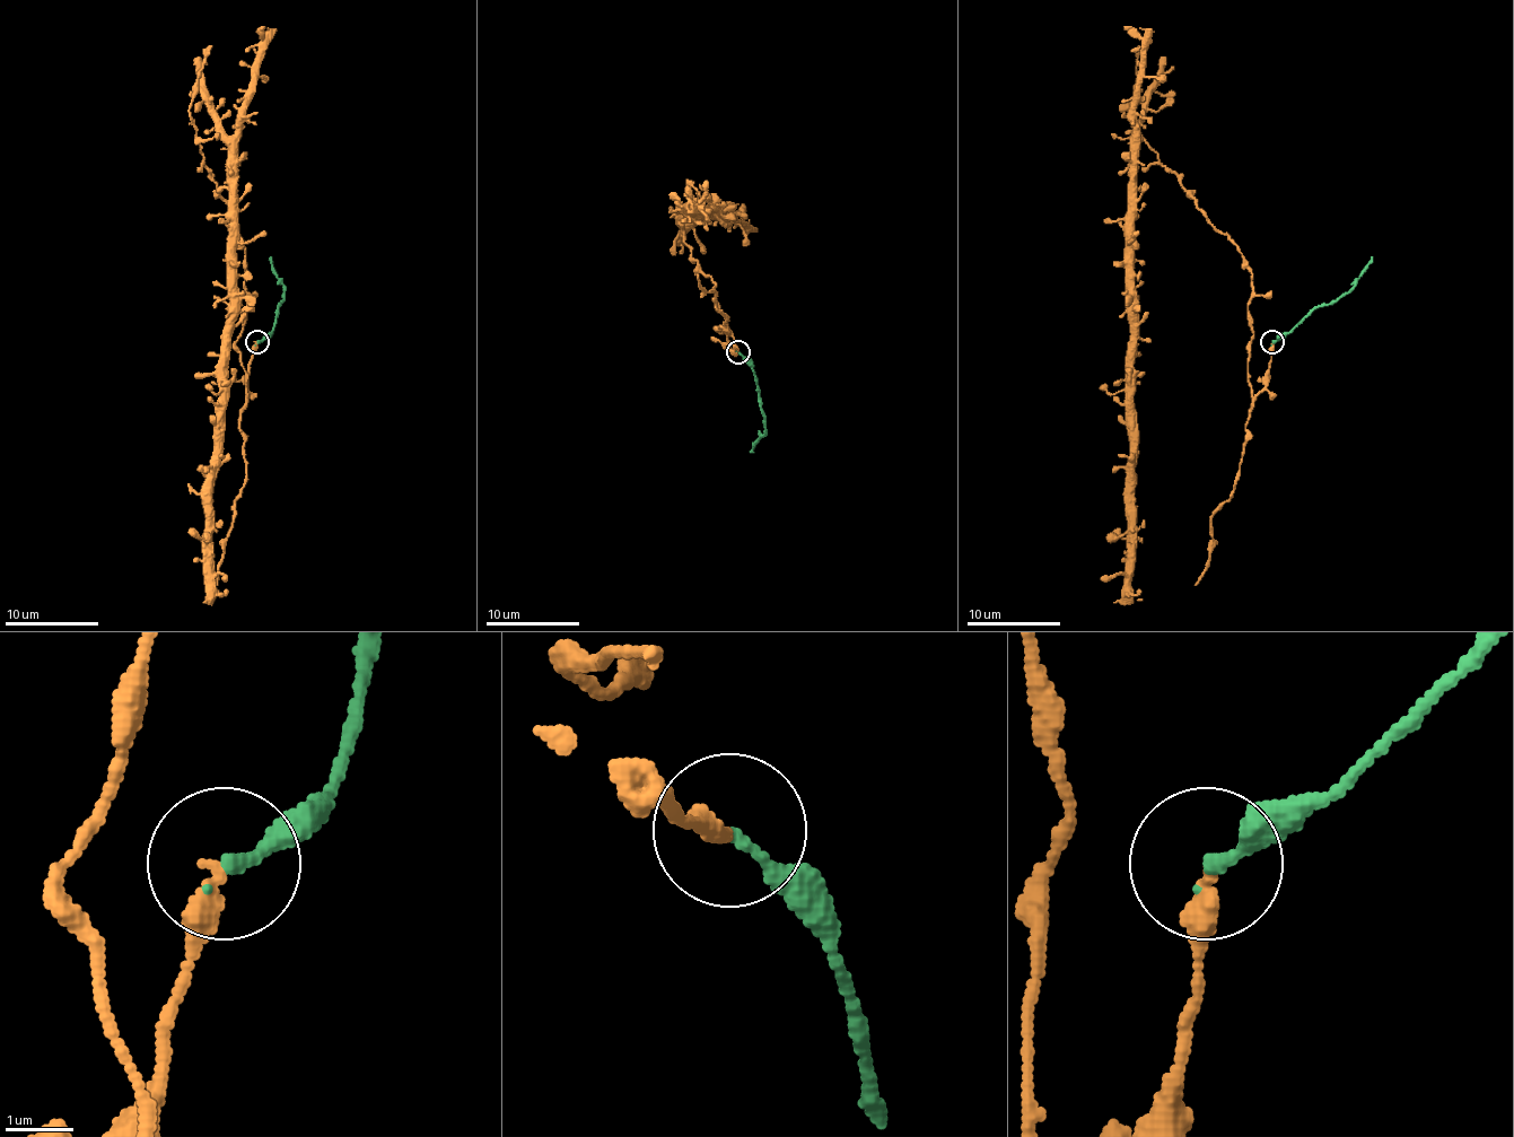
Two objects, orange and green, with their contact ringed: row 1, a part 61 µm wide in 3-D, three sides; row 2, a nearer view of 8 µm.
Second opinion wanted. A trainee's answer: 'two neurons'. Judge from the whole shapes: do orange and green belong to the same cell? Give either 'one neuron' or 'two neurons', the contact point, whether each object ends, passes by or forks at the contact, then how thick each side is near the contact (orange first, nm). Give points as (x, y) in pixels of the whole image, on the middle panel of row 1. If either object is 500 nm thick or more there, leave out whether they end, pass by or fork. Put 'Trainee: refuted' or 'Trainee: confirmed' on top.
Trainee: refuted
one neuron; place (738, 352); orange ends; green ends; calibres 320 and 160 nm

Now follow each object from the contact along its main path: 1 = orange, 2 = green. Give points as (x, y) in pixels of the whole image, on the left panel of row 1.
1: (256, 341), (247, 395), (235, 346), (245, 261), (200, 152), (215, 137), (228, 148), (230, 317), (210, 600)
2: (256, 341), (273, 329), (285, 287), (273, 270), (271, 256)

